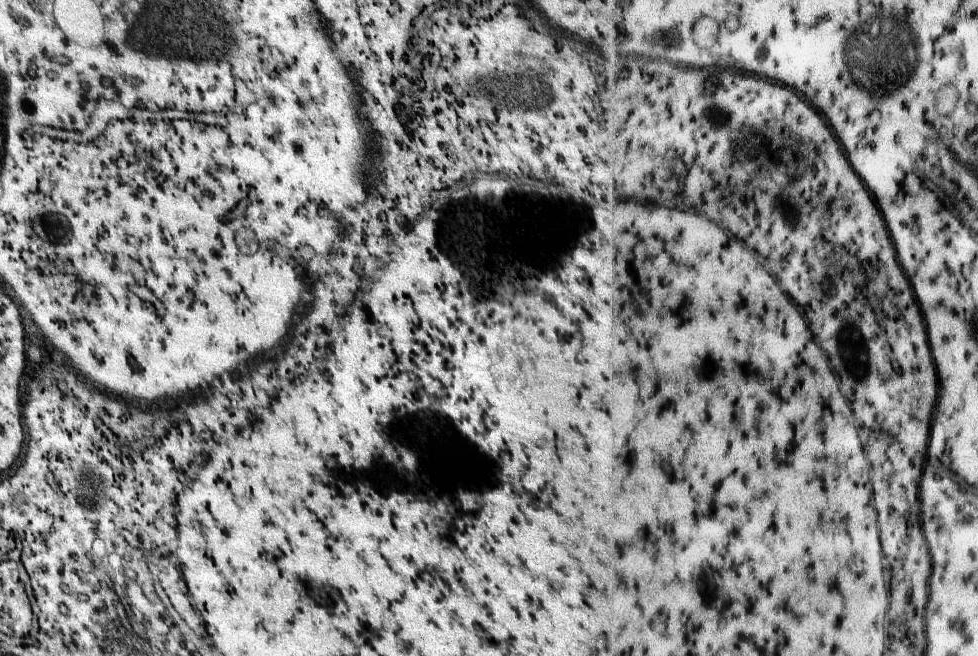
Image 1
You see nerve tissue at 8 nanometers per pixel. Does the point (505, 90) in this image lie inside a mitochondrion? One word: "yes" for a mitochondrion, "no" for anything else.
yes

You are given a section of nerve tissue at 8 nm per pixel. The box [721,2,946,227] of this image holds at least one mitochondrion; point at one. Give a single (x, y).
(876, 60)

